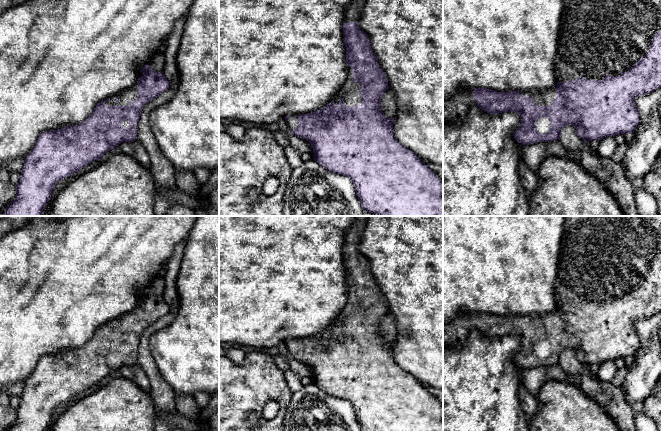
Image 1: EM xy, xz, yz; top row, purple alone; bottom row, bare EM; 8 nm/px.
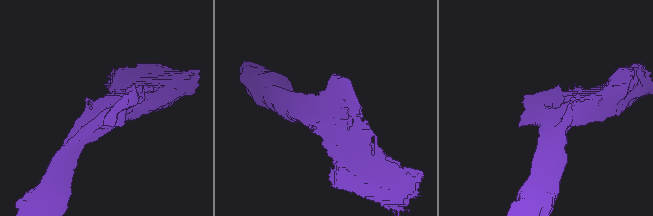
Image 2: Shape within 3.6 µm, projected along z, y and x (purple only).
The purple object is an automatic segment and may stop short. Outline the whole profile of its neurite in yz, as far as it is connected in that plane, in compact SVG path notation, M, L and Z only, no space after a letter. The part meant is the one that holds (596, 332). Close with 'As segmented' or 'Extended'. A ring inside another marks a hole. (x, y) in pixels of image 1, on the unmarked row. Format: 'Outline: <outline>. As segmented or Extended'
Outline: M564 216L564 228L558 255L557 277L554 285L557 307L554 311L542 315L497 316L487 312L460 310L450 321L443 322L443 348L463 346L467 342L471 331L476 328L489 338L500 338L502 336L519 337L521 339L521 348L514 356L514 363L521 369L560 364L561 355L568 349L574 350L578 360L586 367L592 364L600 365L606 360L615 361L620 357L624 359L633 357L639 348L639 335L634 323L661 312L661 216Z. Extended

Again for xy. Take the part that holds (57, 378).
Outline: M160 274L138 292L139 302L132 311L99 326L85 345L41 357L34 372L25 381L20 404L16 409L16 422L7 431L46 431L58 405L73 399L92 385L101 383L107 375L120 367L136 364L142 332L170 311L163 298L164 287Z. Extended

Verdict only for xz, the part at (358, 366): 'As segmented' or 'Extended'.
Extended

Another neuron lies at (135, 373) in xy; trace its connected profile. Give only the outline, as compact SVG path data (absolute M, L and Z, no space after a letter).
M136 363L130 366L122 366L118 369L118 371L122 377L131 380L143 391L150 391L151 386L148 376L139 364Z

